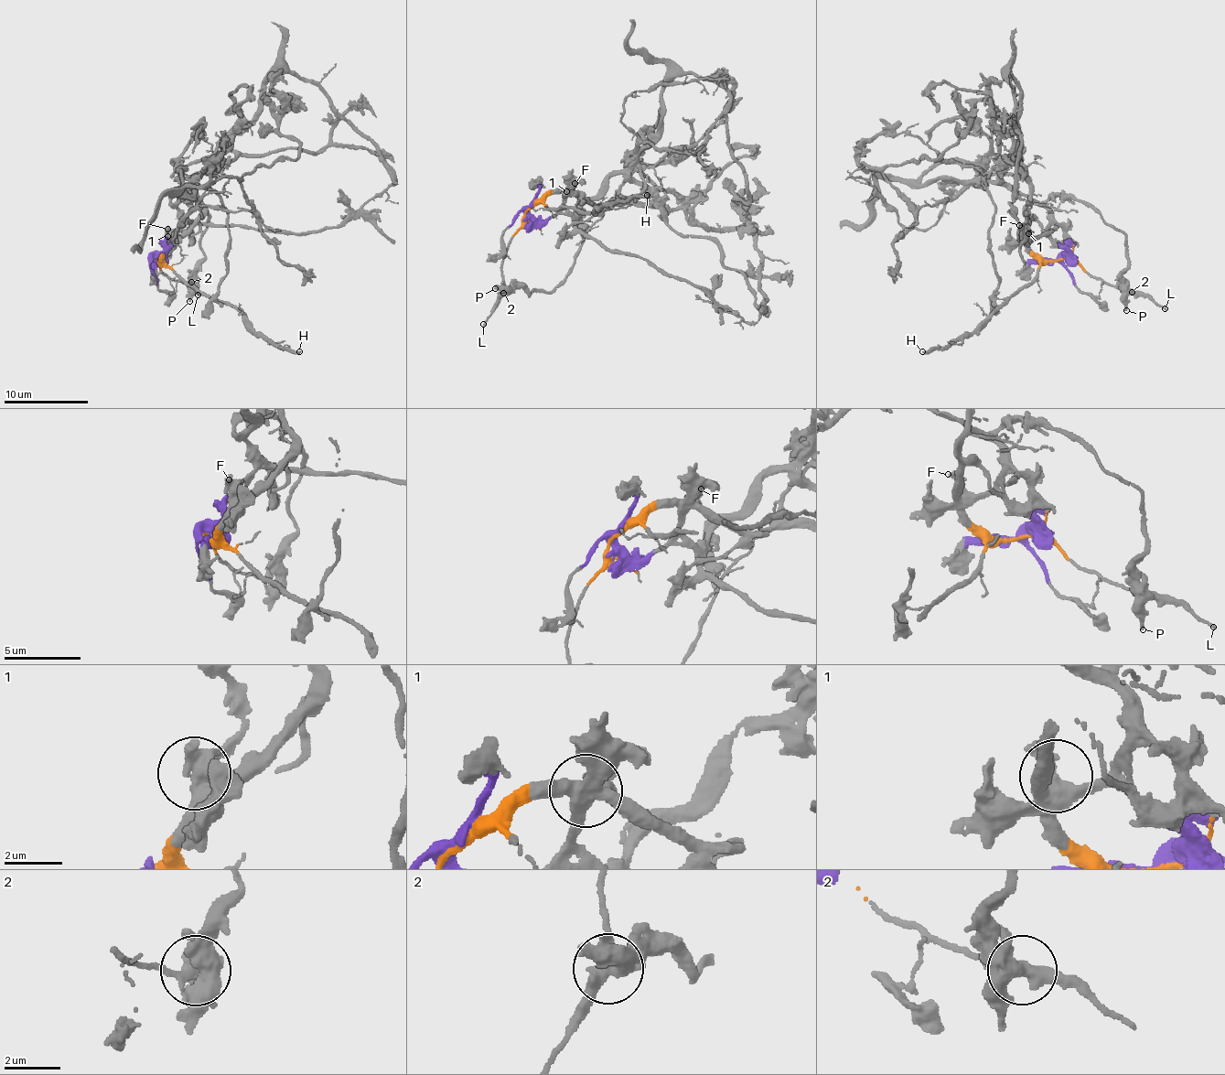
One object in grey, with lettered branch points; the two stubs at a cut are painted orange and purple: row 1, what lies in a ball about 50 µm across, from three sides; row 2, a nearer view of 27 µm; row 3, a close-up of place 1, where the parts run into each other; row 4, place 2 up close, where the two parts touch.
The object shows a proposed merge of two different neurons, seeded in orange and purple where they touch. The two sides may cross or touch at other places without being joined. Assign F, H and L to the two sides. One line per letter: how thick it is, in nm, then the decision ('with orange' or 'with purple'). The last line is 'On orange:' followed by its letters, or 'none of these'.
F: 360 nm | with purple
H: 280 nm | with orange
L: 170 nm | with orange
On orange: H, L

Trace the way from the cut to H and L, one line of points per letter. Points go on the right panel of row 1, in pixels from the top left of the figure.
H: (1058, 259), (1039, 264), (1032, 281), (993, 309), (974, 329), (934, 349), (922, 351)
L: (1058, 259), (1072, 259), (1086, 272), (1120, 286), (1123, 291), (1135, 292), (1165, 309)

